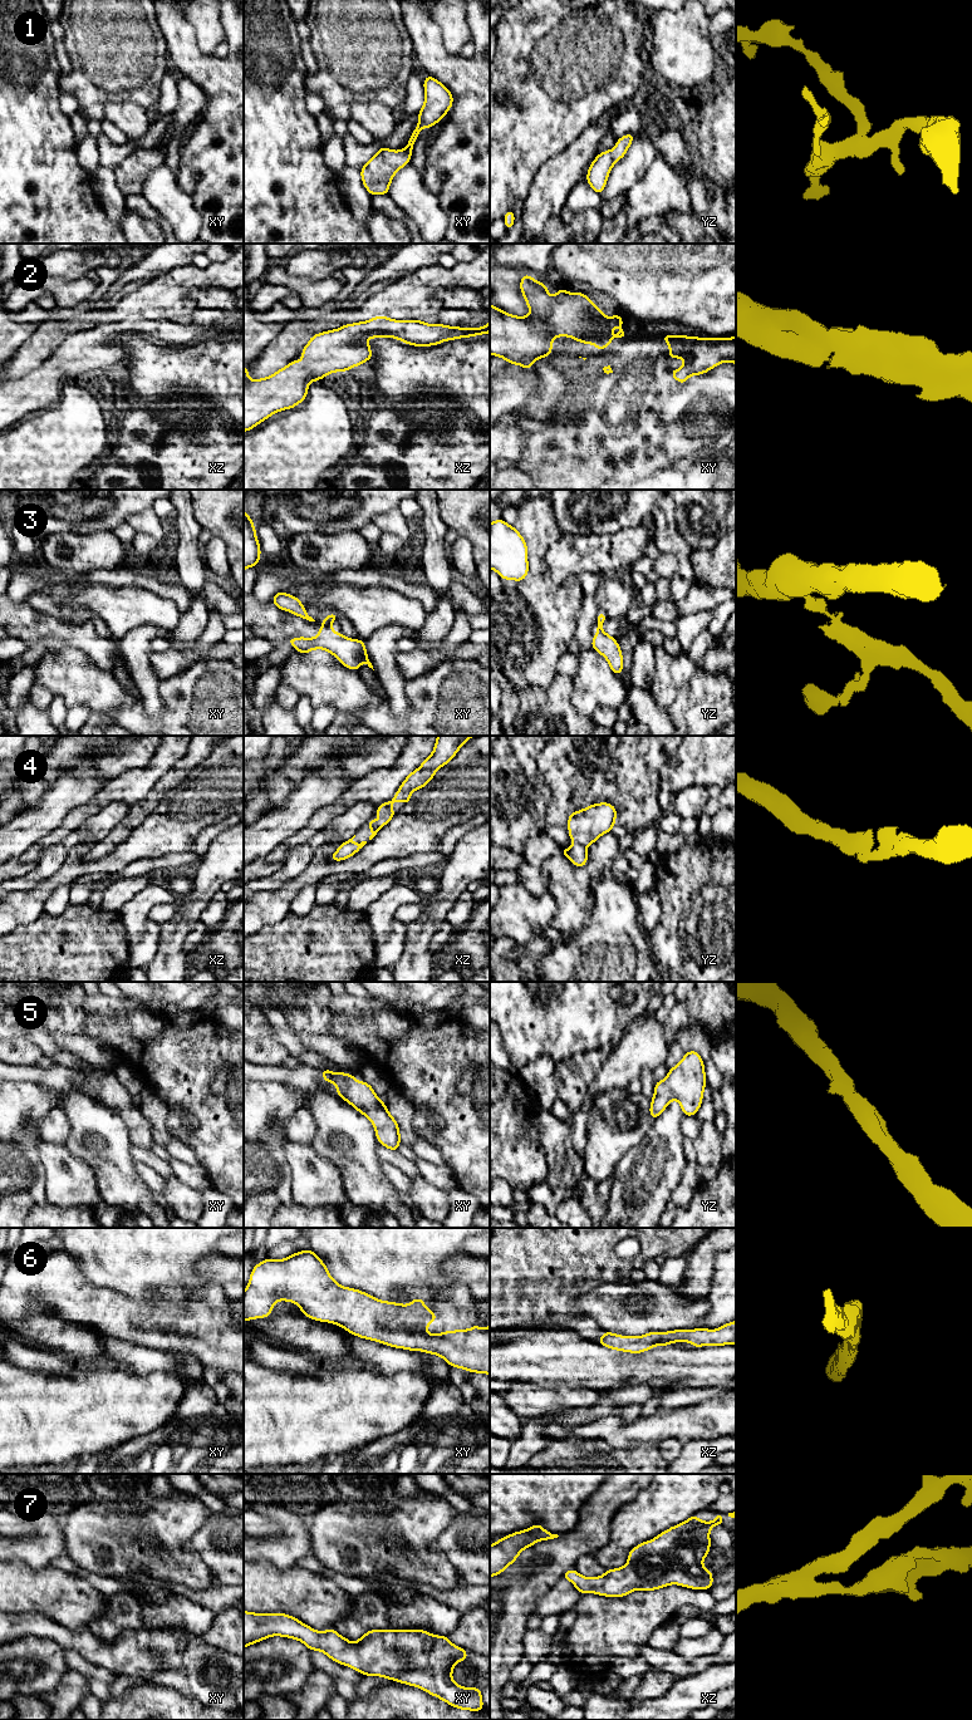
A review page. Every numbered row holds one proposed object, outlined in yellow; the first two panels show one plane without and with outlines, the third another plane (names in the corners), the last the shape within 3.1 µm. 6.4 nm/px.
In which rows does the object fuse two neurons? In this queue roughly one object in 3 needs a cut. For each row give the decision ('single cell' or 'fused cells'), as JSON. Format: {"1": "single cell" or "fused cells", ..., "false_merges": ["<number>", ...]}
{"1": "single cell", "2": "single cell", "3": "fused cells", "4": "single cell", "5": "single cell", "6": "single cell", "7": "single cell", "false_merges": ["3"]}

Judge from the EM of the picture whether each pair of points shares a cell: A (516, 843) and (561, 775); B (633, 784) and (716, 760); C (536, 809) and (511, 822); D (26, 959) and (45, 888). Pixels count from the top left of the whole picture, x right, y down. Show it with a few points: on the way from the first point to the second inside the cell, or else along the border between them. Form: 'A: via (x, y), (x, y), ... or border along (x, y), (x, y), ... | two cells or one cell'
A: border along (548, 802), (543, 831) | two cells
B: border along (676, 751), (659, 771), (659, 787) | two cells
C: via (530, 810), (523, 811), (518, 816) | one cell
D: border along (45, 909), (37, 919), (20, 924), (13, 930) | two cells

